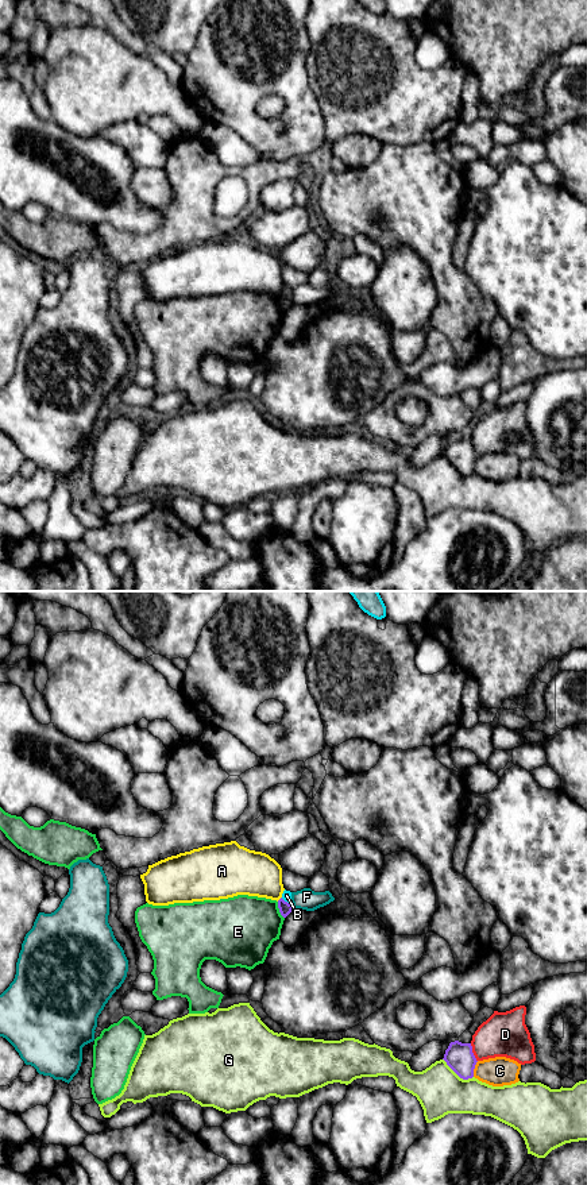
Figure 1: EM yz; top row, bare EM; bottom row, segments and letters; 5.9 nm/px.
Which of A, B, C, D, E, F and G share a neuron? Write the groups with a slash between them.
A / B D / C / E / F / G

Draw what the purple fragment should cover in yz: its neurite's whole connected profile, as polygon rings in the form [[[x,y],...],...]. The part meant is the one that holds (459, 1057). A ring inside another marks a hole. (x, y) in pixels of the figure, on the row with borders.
[[[451,1042],[443,1059],[460,1078],[468,1080],[474,1077],[478,1061],[472,1053],[471,1043]]]

